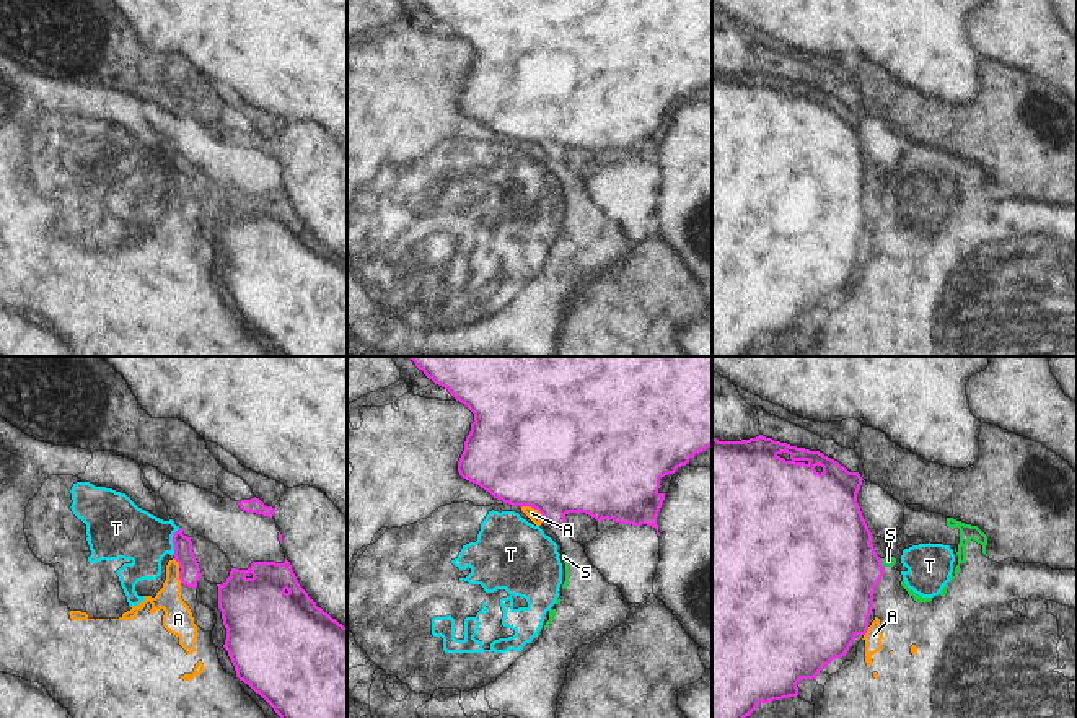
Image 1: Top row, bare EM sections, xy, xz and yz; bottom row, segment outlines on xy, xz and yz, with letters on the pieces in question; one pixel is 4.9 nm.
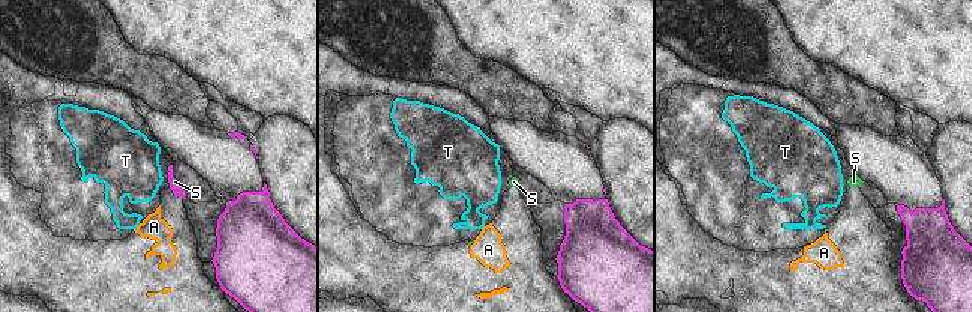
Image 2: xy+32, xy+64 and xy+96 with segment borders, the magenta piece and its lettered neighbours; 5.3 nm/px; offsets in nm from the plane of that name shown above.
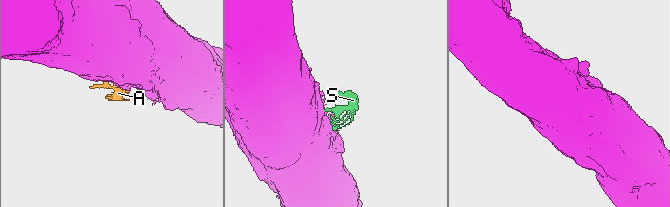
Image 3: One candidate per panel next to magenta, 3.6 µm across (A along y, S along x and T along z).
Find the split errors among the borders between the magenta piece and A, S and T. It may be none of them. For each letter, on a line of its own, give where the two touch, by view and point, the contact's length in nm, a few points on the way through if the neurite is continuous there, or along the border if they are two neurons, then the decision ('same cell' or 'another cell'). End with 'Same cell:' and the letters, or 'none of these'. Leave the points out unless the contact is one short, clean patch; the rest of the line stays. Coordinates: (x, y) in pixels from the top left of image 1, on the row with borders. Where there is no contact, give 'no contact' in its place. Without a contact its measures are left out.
A: contact xz (533, 507); length 140 nm; border xz (520, 507), (533, 507), (545, 518); another cell
S: contact yz (880, 564); length 50 nm; border yz (880, 559), (883, 567); another cell
T: contact xy (173, 541); length 140 nm; border xy (180, 528), (173, 536), (173, 554); another cell
Same cell: none of these

